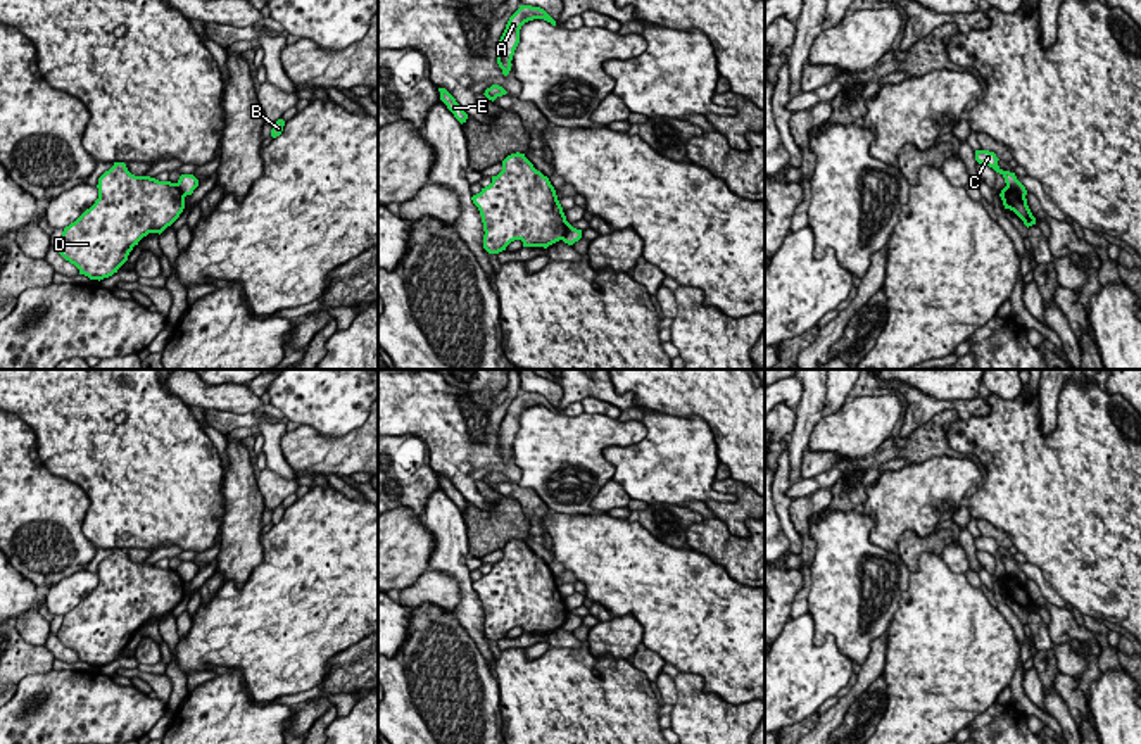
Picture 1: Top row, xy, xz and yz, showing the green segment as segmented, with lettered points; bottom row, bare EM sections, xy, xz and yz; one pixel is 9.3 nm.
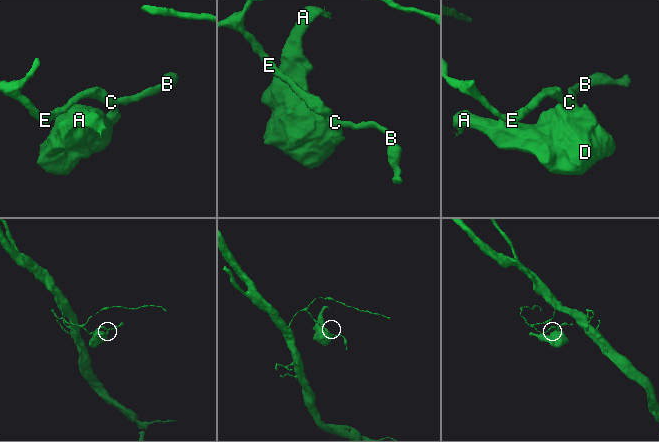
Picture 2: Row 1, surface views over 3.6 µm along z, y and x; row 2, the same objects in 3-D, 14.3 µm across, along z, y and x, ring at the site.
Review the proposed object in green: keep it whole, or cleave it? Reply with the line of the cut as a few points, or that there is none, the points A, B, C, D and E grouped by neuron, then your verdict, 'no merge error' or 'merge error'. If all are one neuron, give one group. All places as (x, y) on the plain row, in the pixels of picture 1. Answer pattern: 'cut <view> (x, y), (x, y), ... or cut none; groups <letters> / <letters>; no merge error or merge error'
cut yz (1007, 572), (1024, 584); groups A D / B C E; merge error

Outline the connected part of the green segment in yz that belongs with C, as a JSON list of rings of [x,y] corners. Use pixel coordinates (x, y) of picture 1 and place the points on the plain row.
[[[975,537],[975,547],[979,551],[986,551],[986,552],[993,554],[996,559],[999,559],[1005,564],[1006,573],[1017,577],[1022,583],[1027,582],[1025,573],[1017,566],[1015,559],[1003,558],[998,552],[998,547],[999,545],[996,544],[994,539],[989,539],[989,537]]]

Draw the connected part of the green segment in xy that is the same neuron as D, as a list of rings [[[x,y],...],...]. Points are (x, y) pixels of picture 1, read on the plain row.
[[[124,549],[98,564],[98,585],[64,615],[59,640],[90,666],[117,659],[148,620],[162,620],[185,596],[176,570],[135,563]]]

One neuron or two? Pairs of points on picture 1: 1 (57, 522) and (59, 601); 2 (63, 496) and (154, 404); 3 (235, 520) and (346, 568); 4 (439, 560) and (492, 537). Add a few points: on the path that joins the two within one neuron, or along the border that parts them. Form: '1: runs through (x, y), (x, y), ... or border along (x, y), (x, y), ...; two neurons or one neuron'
1: runs through (57, 541), (59, 582); one neuron
2: border along (40, 461), (83, 491), (88, 499), (83, 523); two neurons
3: border along (261, 534), (263, 560), (251, 573); two neurons
4: border along (460, 511), (465, 522), (470, 556); two neurons

